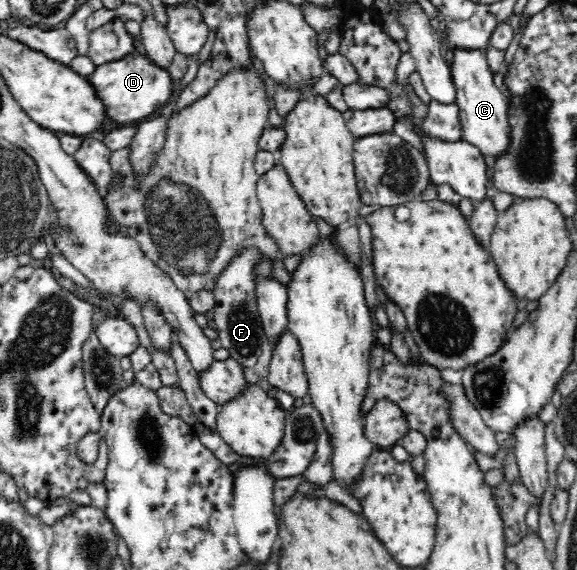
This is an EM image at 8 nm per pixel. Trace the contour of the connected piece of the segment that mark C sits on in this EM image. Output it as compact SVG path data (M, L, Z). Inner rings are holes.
M455 46L452 49L451 77L457 90L456 104L462 125L461 139L480 148L484 156L503 153L509 141L509 126L507 126L507 100L494 85L493 76L486 57L487 49L466 49Z

